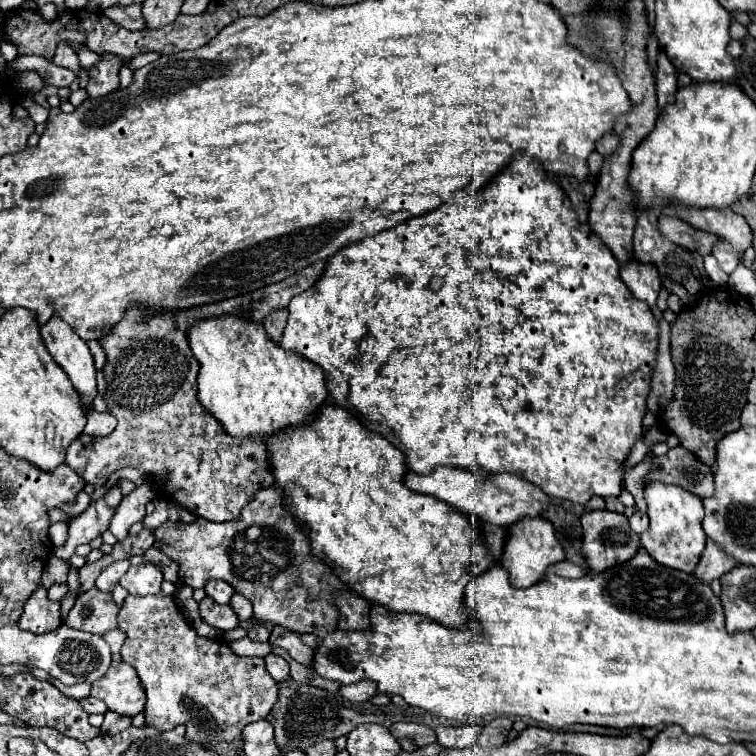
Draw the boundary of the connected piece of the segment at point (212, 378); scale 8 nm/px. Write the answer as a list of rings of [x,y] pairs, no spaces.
[[[238,315],[206,317],[188,325],[188,345],[194,357],[200,361],[198,399],[230,435],[270,435],[288,425],[306,423],[312,413],[328,399],[324,371],[302,355],[278,347],[278,343],[274,343],[268,333],[264,333],[262,323]]]

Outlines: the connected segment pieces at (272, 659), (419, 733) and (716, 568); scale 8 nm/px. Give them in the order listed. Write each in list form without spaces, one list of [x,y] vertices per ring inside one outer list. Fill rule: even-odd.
[[[268,655],[266,657],[266,671],[272,675],[272,679],[276,683],[288,679],[288,675],[290,675],[288,673],[288,663],[282,657],[278,657],[278,655]]]
[[[394,723],[390,727],[390,733],[392,737],[396,737],[398,741],[402,739],[412,739],[416,747],[424,747],[424,745],[430,745],[436,741],[436,733],[426,727],[426,725],[418,725],[418,723]]]
[[[708,539],[702,559],[694,569],[694,575],[700,577],[700,581],[704,583],[712,583],[714,579],[720,579],[724,573],[732,571],[734,567],[736,567],[736,561],[730,555],[726,555],[714,541]]]

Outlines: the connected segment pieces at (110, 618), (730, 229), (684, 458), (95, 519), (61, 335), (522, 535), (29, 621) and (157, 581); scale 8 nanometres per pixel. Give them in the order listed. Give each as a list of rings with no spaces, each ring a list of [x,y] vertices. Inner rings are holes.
[[[90,589],[76,599],[74,607],[66,617],[66,625],[72,629],[104,635],[106,631],[116,629],[116,617],[118,605],[114,603],[112,595]]]
[[[674,209],[676,215],[696,229],[716,233],[720,243],[714,245],[712,255],[716,257],[724,273],[732,273],[738,265],[738,253],[744,253],[752,245],[752,229],[744,217],[732,209]]]
[[[682,445],[670,449],[662,457],[652,459],[652,469],[644,479],[648,481],[662,481],[680,485],[698,497],[710,497],[714,493],[714,477],[712,469],[702,465],[688,449]]]
[[[112,487],[102,499],[92,501],[84,513],[72,517],[72,521],[68,521],[68,541],[56,549],[56,557],[68,561],[76,545],[90,543],[92,539],[100,537],[110,527],[110,519],[120,499],[122,499],[120,489]]]
[[[52,315],[52,319],[42,325],[40,333],[54,361],[66,371],[76,391],[84,395],[86,405],[92,407],[92,399],[96,397],[96,369],[86,343],[58,315]]]
[[[524,517],[510,527],[510,535],[506,539],[502,555],[502,565],[510,571],[510,583],[514,587],[532,587],[534,583],[542,581],[546,577],[548,567],[558,561],[564,561],[564,549],[556,541],[554,527],[550,521],[544,521],[540,517]]]
[[[38,587],[28,601],[24,601],[18,627],[36,634],[51,632],[60,625],[60,601],[48,599],[48,589]]]
[[[142,563],[138,567],[130,567],[120,579],[120,585],[132,595],[156,595],[160,593],[162,581],[162,571],[156,565]]]

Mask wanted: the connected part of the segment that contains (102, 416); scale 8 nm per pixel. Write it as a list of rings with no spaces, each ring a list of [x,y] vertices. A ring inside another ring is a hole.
[[[94,409],[88,411],[88,423],[84,427],[86,435],[94,435],[94,437],[104,437],[110,435],[116,427],[116,419],[110,413],[96,413]]]

